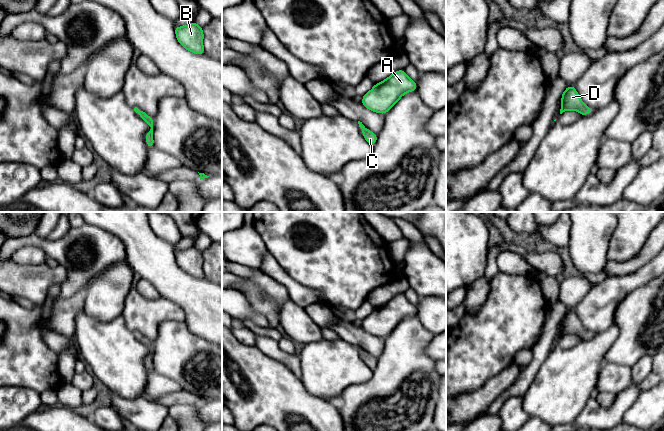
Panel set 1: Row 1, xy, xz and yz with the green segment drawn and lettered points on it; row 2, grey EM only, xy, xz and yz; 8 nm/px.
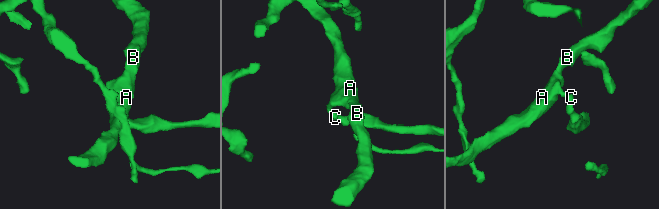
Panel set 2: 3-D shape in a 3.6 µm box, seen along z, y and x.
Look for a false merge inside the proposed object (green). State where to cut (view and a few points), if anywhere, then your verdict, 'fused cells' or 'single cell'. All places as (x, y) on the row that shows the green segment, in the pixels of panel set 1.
no cut | single cell

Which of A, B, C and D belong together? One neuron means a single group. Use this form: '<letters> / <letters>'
A B C D

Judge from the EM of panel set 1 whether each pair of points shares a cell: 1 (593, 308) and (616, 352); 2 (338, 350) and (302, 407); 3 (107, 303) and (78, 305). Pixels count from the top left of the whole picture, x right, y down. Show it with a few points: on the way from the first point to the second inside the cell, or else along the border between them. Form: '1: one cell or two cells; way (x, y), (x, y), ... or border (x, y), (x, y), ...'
1: two cells; border (621, 301), (616, 309), (612, 323)
2: two cells; border (299, 378), (303, 387), (311, 395), (325, 399)
3: two cells; border (85, 292), (83, 308)

